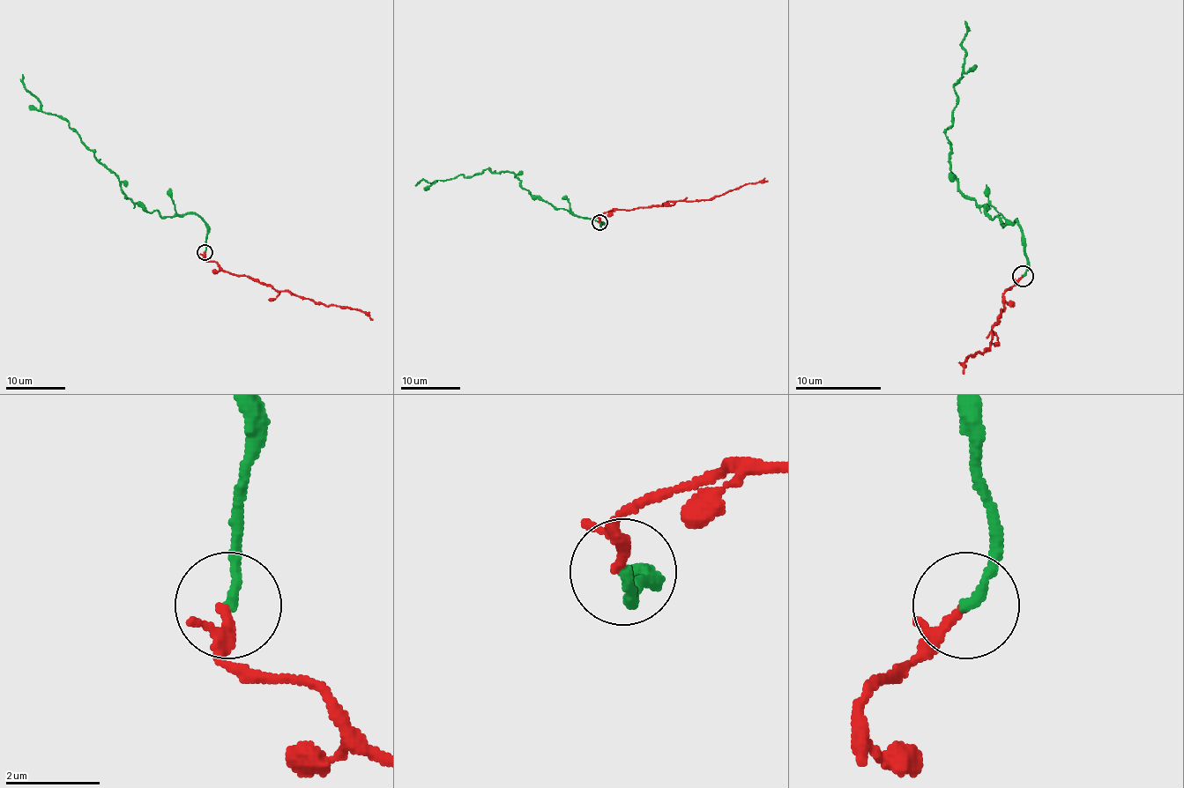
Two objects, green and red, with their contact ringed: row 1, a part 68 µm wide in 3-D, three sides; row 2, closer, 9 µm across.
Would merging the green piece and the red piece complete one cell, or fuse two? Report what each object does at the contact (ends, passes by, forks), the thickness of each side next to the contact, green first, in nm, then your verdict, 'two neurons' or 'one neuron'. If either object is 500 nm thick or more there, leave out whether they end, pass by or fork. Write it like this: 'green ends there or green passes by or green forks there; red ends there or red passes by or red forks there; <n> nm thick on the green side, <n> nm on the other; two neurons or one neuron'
green ends there; red passes by; 240 nm thick on the green side, 140 nm on the other; one neuron

